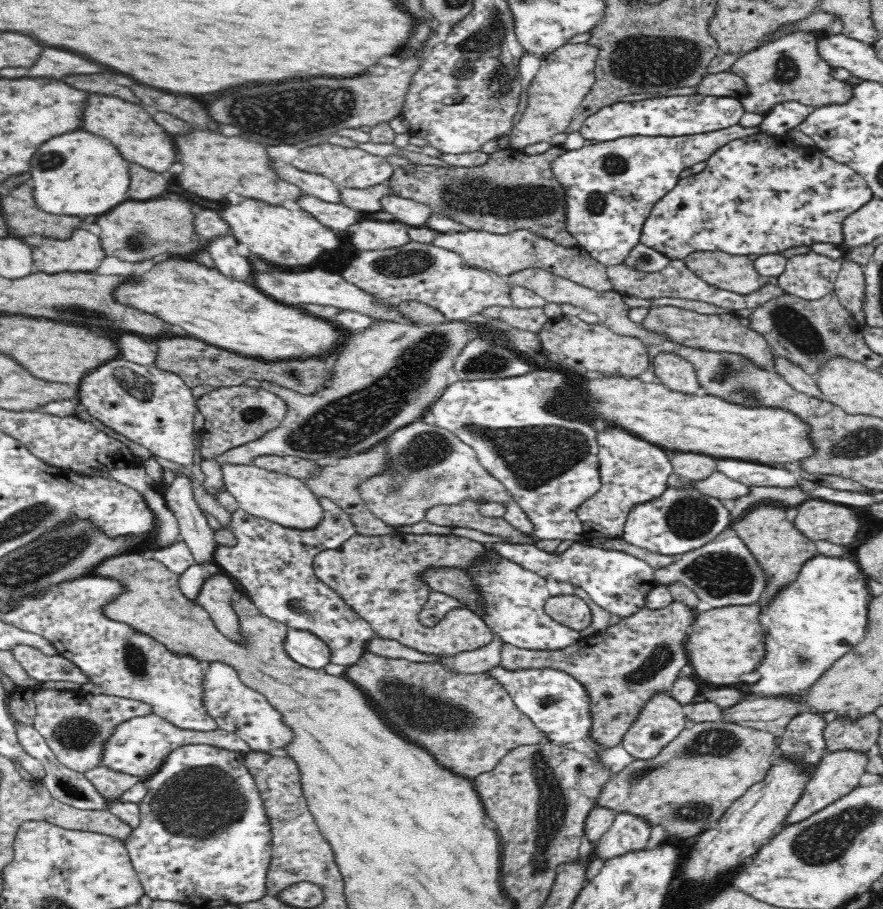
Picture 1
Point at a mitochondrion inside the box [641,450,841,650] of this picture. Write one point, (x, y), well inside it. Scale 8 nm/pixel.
(720, 574)

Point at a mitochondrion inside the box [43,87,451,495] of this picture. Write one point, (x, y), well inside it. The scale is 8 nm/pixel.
(402, 264)

